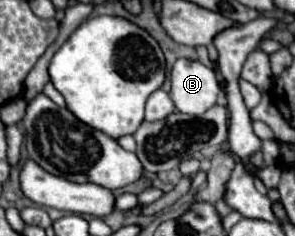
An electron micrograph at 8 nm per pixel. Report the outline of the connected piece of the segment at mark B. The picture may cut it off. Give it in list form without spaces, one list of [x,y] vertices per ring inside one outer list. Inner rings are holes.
[[[191,59],[175,61],[175,65],[171,69],[171,93],[169,95],[171,95],[177,111],[189,113],[189,115],[201,115],[217,103],[219,91],[221,91],[221,87],[219,87],[217,75],[211,67],[205,67],[201,61],[191,61]]]

